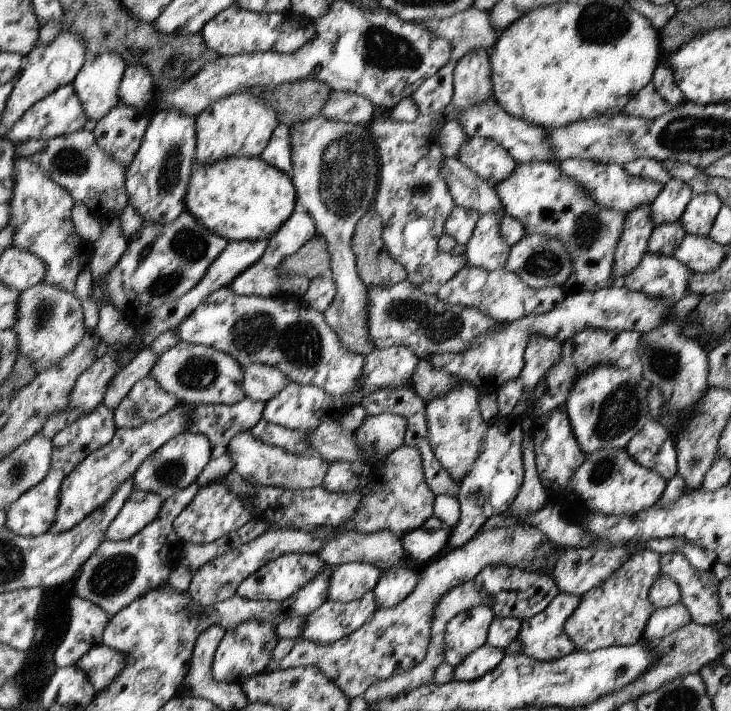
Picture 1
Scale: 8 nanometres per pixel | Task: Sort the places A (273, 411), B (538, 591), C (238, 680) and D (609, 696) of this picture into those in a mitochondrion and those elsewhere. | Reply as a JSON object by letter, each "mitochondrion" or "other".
{"A":"other","B":"other","C":"other","D":"other"}

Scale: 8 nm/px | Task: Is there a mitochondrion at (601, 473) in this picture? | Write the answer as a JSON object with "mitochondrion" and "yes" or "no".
{"mitochondrion":"yes"}

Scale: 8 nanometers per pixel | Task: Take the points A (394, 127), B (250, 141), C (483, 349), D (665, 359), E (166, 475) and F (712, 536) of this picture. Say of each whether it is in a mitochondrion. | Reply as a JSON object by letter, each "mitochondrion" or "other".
{"A":"other","B":"other","C":"mitochondrion","D":"mitochondrion","E":"mitochondrion","F":"other"}

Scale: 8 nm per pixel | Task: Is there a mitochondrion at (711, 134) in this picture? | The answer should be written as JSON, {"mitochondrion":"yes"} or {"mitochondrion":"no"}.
{"mitochondrion":"yes"}

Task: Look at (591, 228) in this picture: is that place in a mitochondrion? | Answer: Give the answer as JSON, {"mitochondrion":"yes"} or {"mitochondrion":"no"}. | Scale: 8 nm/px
{"mitochondrion":"yes"}

